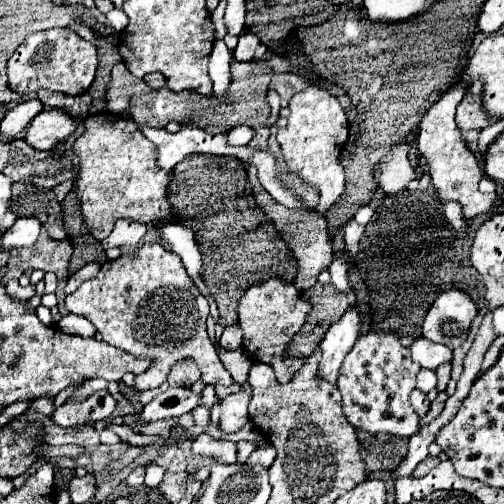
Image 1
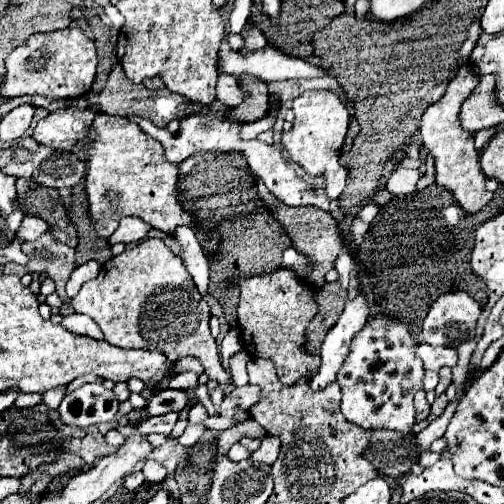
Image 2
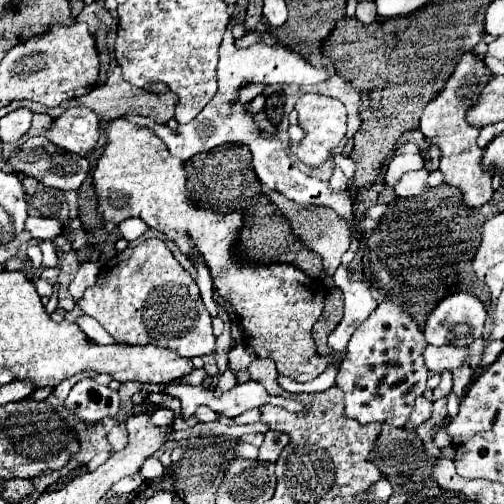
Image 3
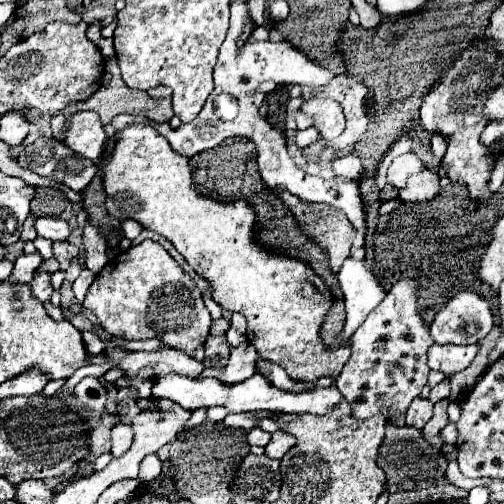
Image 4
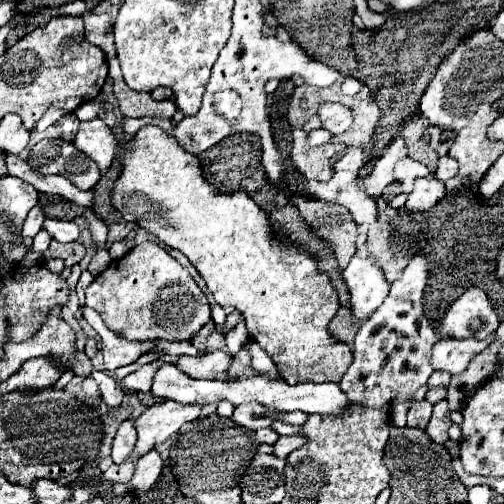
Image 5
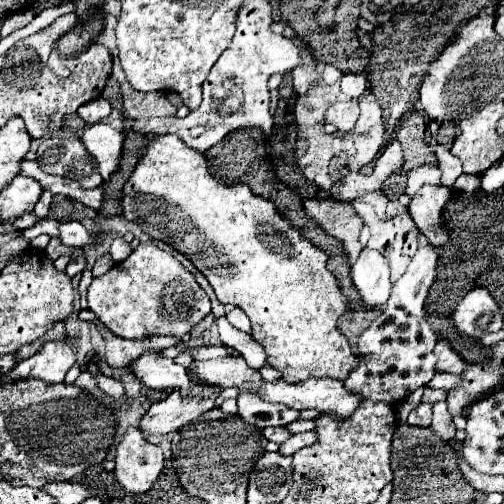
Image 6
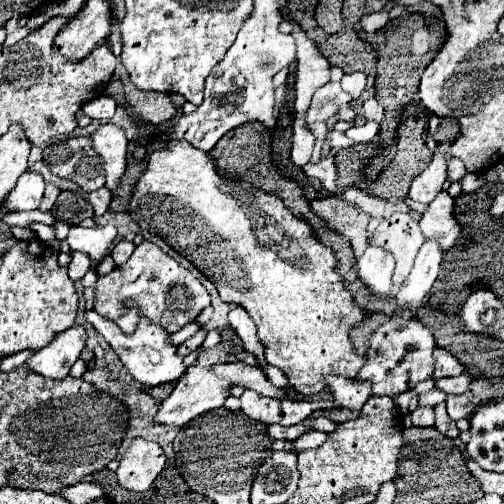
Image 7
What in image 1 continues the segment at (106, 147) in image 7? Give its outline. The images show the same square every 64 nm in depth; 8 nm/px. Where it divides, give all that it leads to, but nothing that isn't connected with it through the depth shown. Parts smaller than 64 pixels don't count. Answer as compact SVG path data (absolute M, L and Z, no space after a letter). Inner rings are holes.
M42 110L26 128L24 140L36 150L50 150L56 142L64 142L74 128L74 118L62 110Z

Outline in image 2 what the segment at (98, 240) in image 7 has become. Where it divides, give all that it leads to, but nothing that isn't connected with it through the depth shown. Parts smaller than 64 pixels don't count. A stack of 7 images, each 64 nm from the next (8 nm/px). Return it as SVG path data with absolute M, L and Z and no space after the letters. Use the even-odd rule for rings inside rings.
M24 216L20 228L16 230L14 240L22 240L22 242L34 242L40 234L44 234L48 230L48 224L42 218L36 216Z

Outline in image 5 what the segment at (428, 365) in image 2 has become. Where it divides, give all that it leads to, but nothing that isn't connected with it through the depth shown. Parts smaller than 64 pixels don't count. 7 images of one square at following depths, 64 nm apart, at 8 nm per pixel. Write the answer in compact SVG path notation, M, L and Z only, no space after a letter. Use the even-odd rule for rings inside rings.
M488 336L486 340L438 340L432 348L432 368L444 370L448 374L460 374L466 370L470 360L480 354L494 336Z

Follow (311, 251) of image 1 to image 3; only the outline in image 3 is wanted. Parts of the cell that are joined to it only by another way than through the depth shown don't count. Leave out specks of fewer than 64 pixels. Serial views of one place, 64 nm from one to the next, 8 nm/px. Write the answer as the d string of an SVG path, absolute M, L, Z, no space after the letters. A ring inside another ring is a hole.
M264 188L264 194L282 210L282 214L290 220L290 226L292 226L292 232L302 240L302 244L316 252L320 258L322 258L322 268L326 272L326 276L332 276L332 272L340 266L340 256L348 250L350 246L350 240L352 240L352 230L350 226L330 208L324 208L324 206L312 206L312 204L302 204L300 210L294 208L294 204L290 200L284 200L280 196L276 196L274 190L268 190Z

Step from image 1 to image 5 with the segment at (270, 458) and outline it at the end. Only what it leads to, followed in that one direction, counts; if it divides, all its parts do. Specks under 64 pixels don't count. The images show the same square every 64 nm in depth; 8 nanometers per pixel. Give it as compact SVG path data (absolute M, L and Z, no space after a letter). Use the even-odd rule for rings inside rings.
M280 436L274 444L274 456L278 458L286 458L292 450L300 448L304 444L302 436Z

